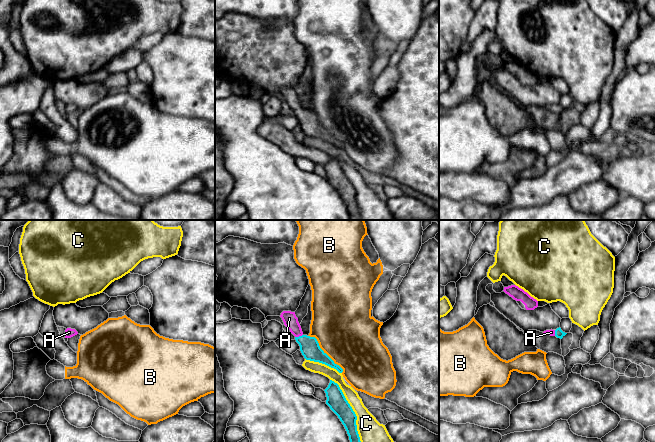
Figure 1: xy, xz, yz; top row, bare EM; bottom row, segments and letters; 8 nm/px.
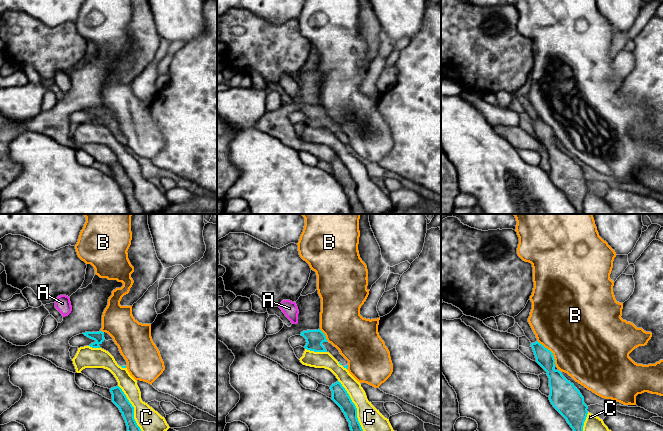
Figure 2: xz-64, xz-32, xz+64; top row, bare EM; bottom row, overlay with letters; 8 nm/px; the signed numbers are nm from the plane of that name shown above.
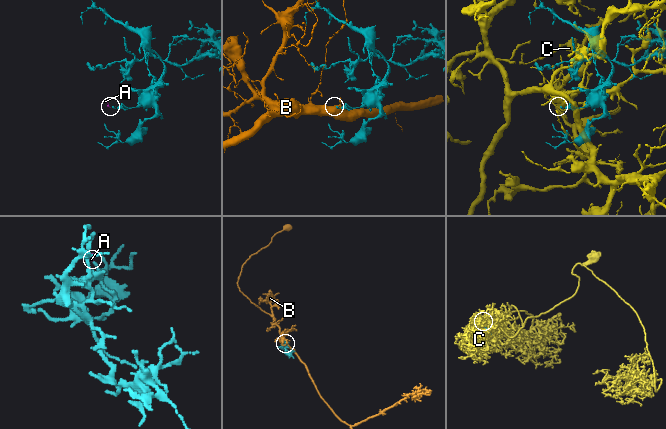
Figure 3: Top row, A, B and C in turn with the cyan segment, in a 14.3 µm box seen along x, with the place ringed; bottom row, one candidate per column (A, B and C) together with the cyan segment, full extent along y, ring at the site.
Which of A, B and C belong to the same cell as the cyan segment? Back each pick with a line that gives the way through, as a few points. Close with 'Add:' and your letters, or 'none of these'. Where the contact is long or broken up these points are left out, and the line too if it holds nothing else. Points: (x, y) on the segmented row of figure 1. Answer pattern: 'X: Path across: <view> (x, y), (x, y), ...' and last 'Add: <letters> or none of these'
A: Path across: xz (309, 346), (299, 336), (289, 318)
Add: A

